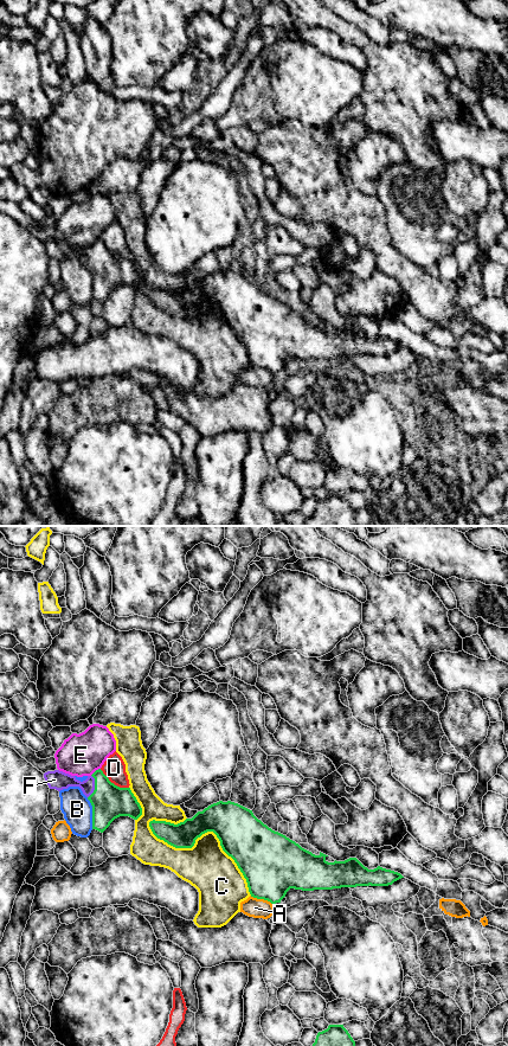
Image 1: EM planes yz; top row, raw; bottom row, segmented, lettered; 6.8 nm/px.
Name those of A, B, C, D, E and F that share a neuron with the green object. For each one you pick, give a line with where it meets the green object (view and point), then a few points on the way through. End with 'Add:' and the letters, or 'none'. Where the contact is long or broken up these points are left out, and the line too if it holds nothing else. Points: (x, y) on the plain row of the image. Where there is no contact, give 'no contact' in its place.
F: yz (95, 256) | across yz (109, 270), (95, 256), (59, 249)
Add: F

